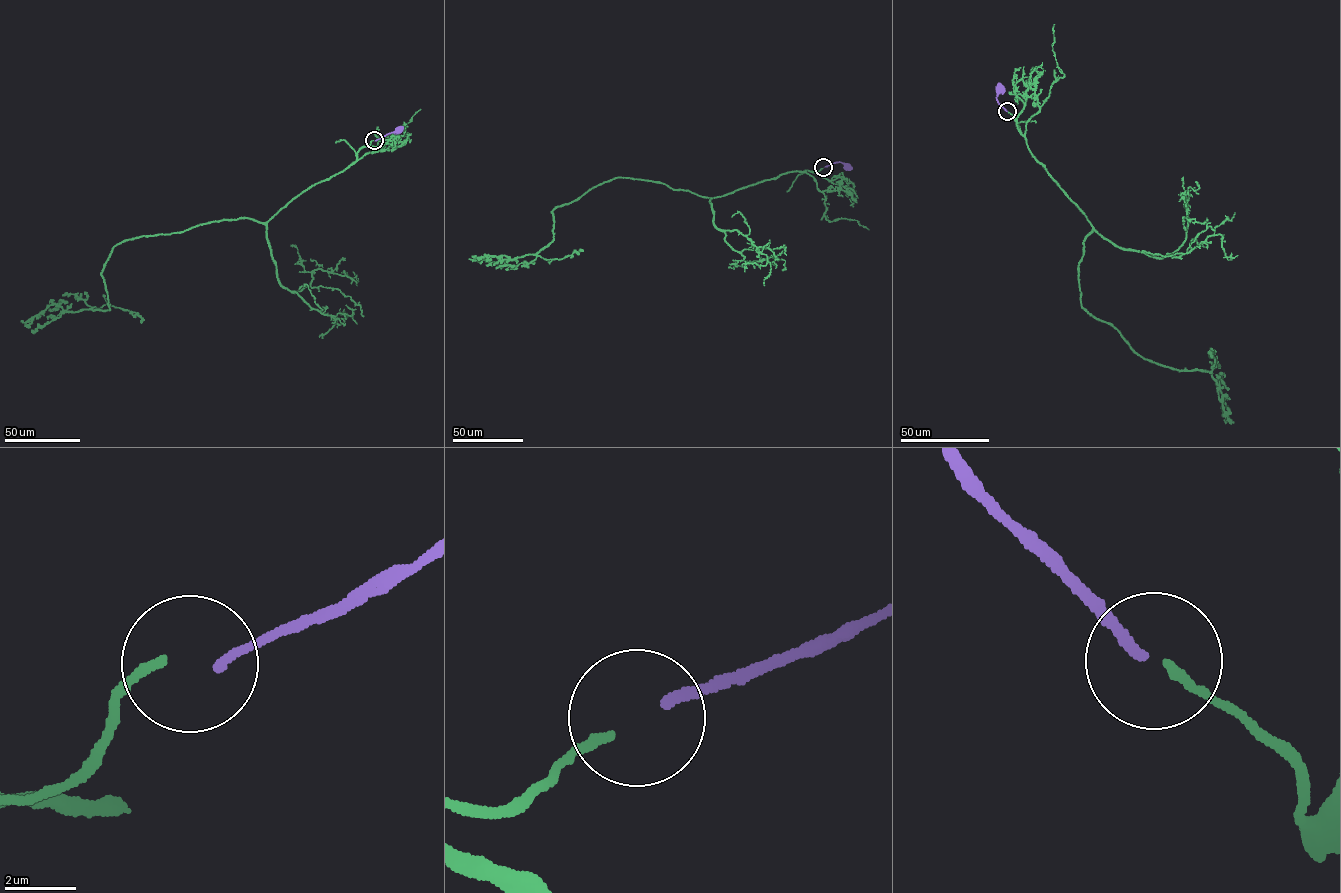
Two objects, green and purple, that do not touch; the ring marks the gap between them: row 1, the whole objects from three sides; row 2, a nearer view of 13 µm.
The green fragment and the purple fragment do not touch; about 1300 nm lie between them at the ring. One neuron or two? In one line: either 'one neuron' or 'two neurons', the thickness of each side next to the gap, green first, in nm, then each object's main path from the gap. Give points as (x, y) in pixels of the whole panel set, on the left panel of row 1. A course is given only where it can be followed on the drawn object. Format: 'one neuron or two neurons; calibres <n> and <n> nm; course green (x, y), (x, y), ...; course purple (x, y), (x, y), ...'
two neurons; calibres 260 and 240 nm; course green (373, 140), (265, 222), (224, 220), (116, 244), (102, 273), (109, 310), (51, 304), (24, 325); course purple (375, 141), (398, 129)

